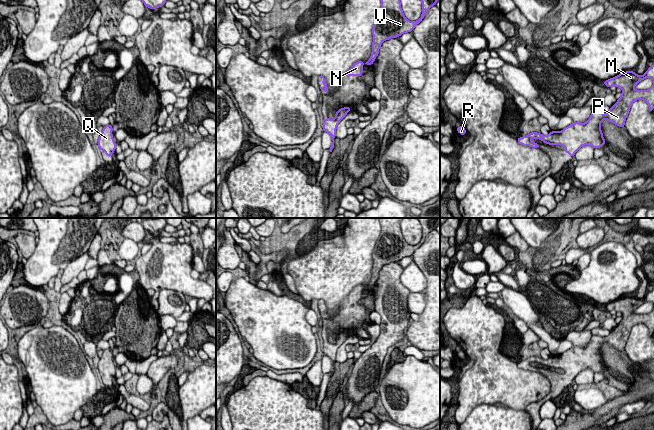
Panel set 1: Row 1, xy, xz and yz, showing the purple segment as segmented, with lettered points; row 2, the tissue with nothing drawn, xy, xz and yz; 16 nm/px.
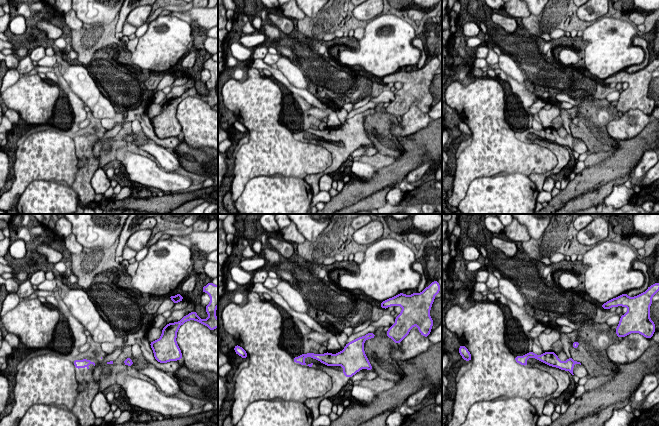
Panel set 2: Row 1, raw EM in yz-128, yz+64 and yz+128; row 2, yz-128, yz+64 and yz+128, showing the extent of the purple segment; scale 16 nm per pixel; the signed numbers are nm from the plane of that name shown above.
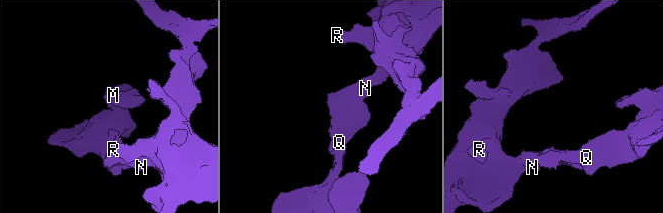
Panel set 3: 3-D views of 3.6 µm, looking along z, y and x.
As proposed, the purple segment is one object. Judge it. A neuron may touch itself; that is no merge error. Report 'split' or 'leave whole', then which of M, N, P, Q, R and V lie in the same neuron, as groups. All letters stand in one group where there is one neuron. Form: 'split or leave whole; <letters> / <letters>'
leave whole; M N P Q R V

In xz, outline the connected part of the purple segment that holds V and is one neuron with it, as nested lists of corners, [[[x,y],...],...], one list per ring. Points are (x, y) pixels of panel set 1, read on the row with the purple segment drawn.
[[[380,0],[381,10],[376,17],[372,29],[373,42],[372,52],[369,60],[365,63],[372,65],[379,54],[379,48],[382,43],[391,38],[397,38],[404,33],[412,32],[412,30],[425,17],[426,12],[436,5],[438,0],[421,0],[422,14],[416,21],[408,20],[401,8],[400,0]]]

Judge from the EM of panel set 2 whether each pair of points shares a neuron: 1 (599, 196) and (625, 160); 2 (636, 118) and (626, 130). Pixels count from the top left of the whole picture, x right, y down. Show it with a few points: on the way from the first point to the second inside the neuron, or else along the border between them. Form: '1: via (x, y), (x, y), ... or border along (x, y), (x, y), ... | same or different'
1: border along (631, 173), (625, 176), (610, 178), (592, 191) | different
2: via (633, 121), (627, 127) | same

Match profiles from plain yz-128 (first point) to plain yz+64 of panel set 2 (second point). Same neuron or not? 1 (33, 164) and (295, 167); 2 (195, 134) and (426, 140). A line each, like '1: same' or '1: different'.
1: same
2: different

